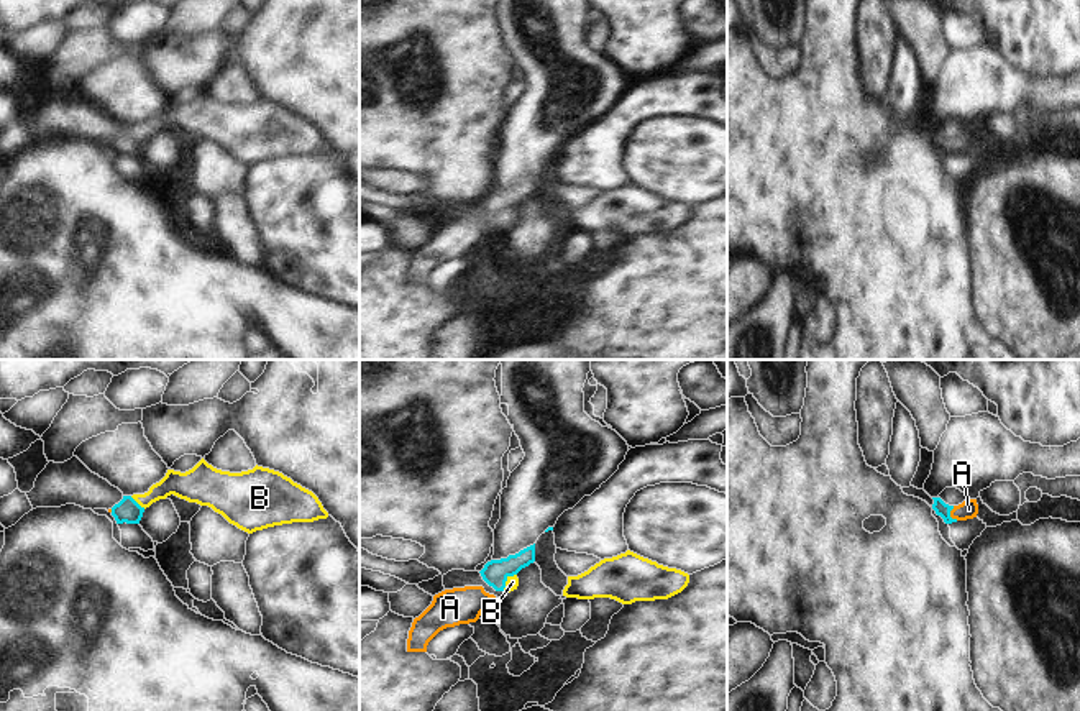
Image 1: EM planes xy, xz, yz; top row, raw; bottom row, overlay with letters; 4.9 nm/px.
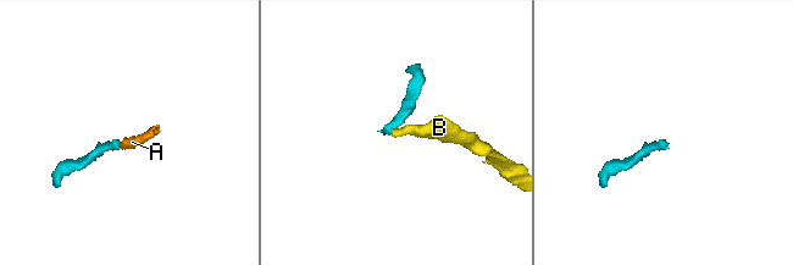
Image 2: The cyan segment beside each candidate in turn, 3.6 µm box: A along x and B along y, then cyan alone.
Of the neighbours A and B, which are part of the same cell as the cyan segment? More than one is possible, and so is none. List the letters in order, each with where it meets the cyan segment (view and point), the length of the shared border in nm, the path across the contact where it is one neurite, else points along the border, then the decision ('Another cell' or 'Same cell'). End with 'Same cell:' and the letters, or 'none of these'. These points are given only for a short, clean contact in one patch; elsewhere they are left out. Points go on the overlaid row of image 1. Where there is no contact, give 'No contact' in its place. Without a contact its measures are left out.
A: Touches cyan at yz (949, 514). Shared border 80 nm. Path across: yz (942, 509), (949, 514), (969, 509). Same cell
B: Touches cyan at xz (506, 580). Shared border 110 nm. Boundary: xz (516, 573), (507, 578), (503, 590). Another cell
Same cell: A.

